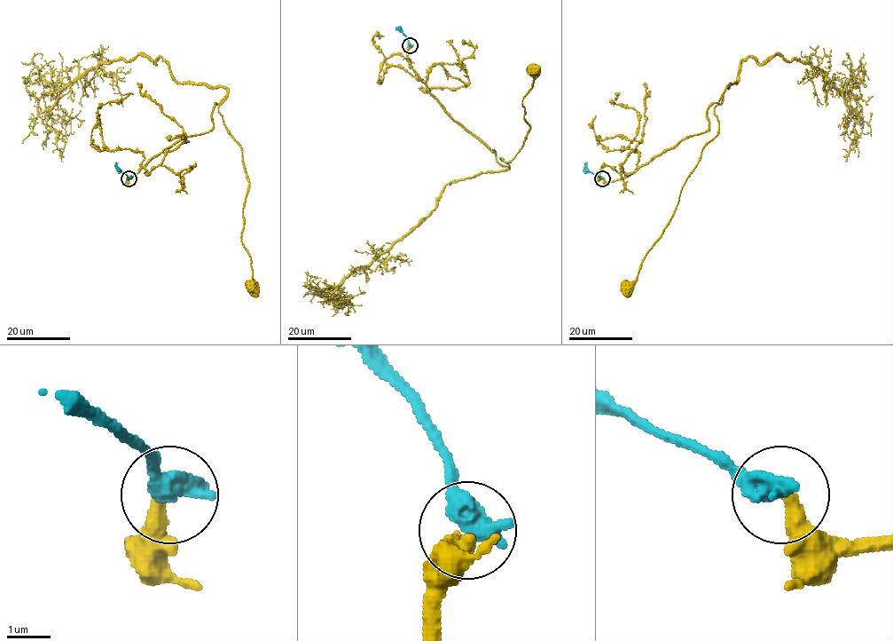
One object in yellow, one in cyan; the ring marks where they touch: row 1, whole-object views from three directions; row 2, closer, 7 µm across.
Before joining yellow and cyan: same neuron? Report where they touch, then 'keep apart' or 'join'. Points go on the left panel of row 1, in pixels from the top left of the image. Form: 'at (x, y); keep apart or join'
at (129, 178); keep apart

